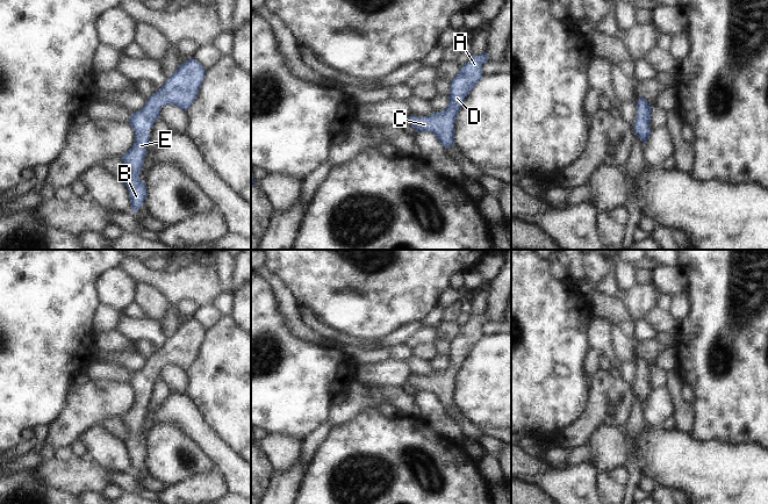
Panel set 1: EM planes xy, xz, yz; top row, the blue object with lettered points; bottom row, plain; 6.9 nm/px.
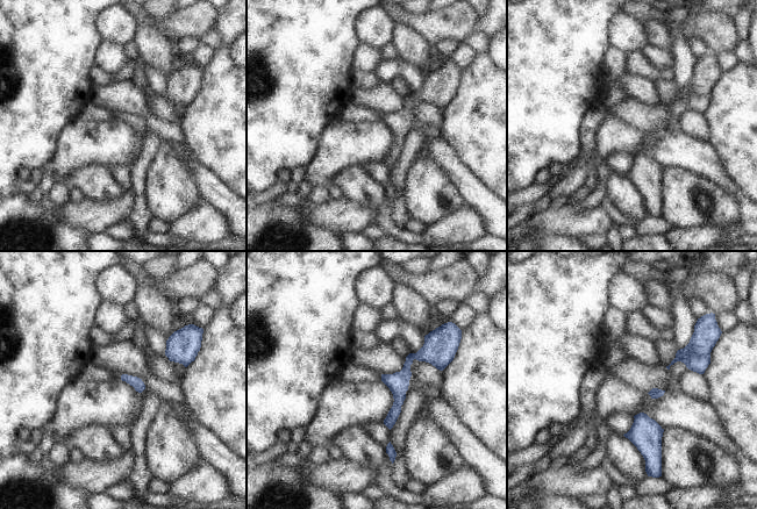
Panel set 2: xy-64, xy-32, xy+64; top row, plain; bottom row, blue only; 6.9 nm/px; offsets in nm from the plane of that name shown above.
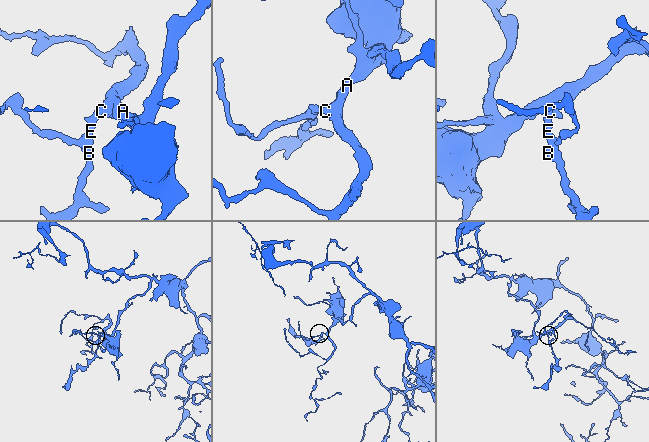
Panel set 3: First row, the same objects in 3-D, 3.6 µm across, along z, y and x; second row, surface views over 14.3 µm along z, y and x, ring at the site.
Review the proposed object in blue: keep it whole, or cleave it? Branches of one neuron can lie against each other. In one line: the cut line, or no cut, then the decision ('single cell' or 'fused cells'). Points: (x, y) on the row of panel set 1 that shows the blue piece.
cut none; single cell

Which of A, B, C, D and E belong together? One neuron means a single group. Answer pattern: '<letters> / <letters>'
A B C D E

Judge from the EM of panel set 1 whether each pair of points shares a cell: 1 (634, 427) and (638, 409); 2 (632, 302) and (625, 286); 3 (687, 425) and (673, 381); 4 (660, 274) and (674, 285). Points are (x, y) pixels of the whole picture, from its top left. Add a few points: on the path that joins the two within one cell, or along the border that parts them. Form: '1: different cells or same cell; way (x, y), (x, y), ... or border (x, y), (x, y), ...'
1: same cell; way (636, 423), (637, 414)
2: different cells; border (636, 283), (625, 293)
3: same cell; way (683, 415), (683, 409), (675, 391)
4: same cell; way (664, 278), (670, 281)

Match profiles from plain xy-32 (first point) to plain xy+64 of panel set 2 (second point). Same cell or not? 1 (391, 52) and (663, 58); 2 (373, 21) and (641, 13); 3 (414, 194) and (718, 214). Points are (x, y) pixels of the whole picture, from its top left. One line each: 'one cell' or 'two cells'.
1: one cell
2: two cells
3: one cell

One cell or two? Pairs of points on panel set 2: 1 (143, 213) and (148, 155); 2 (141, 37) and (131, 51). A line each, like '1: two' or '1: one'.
1: one
2: two

